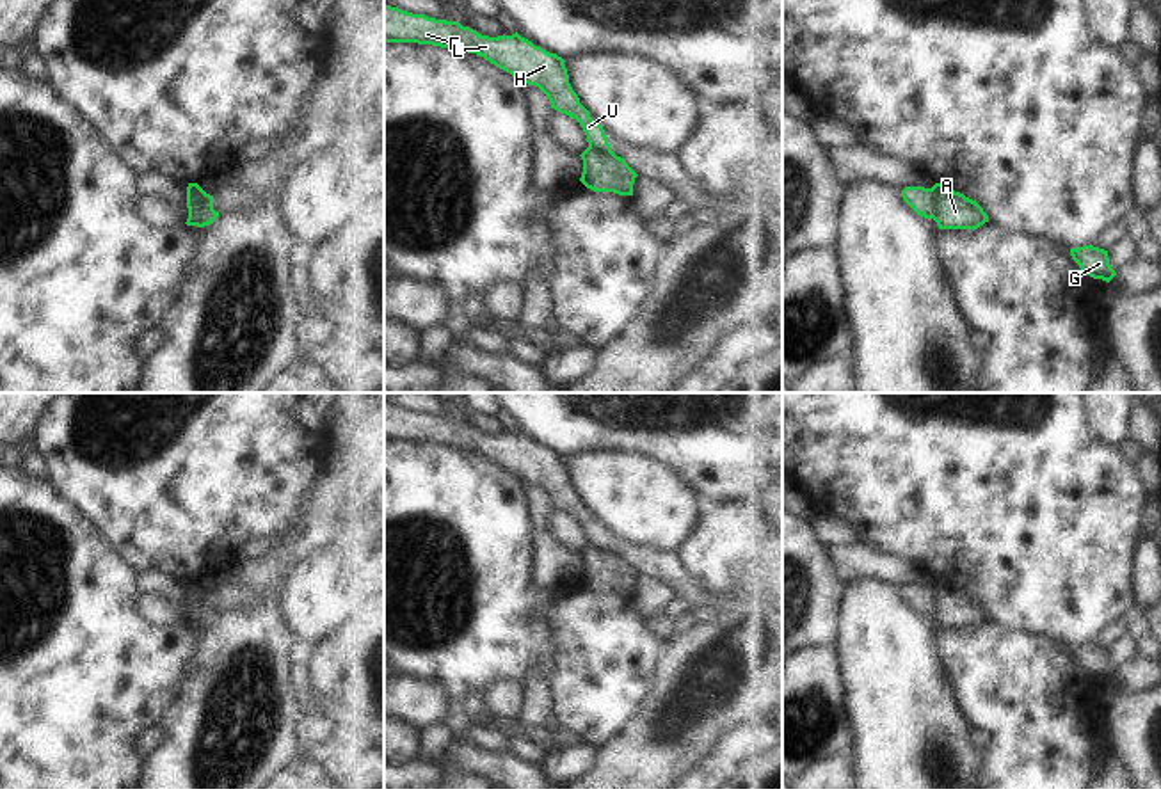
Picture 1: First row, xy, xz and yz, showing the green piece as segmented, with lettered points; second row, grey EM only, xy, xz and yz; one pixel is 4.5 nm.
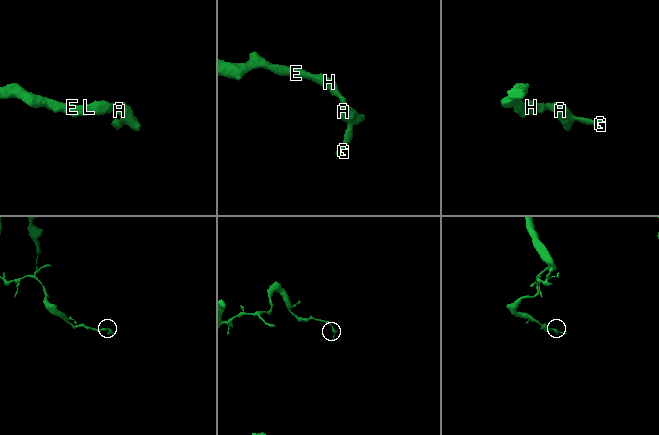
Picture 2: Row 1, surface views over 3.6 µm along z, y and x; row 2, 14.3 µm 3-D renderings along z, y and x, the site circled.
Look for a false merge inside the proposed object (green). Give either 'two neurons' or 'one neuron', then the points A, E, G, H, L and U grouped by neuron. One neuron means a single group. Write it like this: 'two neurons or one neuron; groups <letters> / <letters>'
two neurons; groups A G / E H L U

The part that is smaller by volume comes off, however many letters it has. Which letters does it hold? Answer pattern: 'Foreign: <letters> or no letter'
Foreign: A, G

